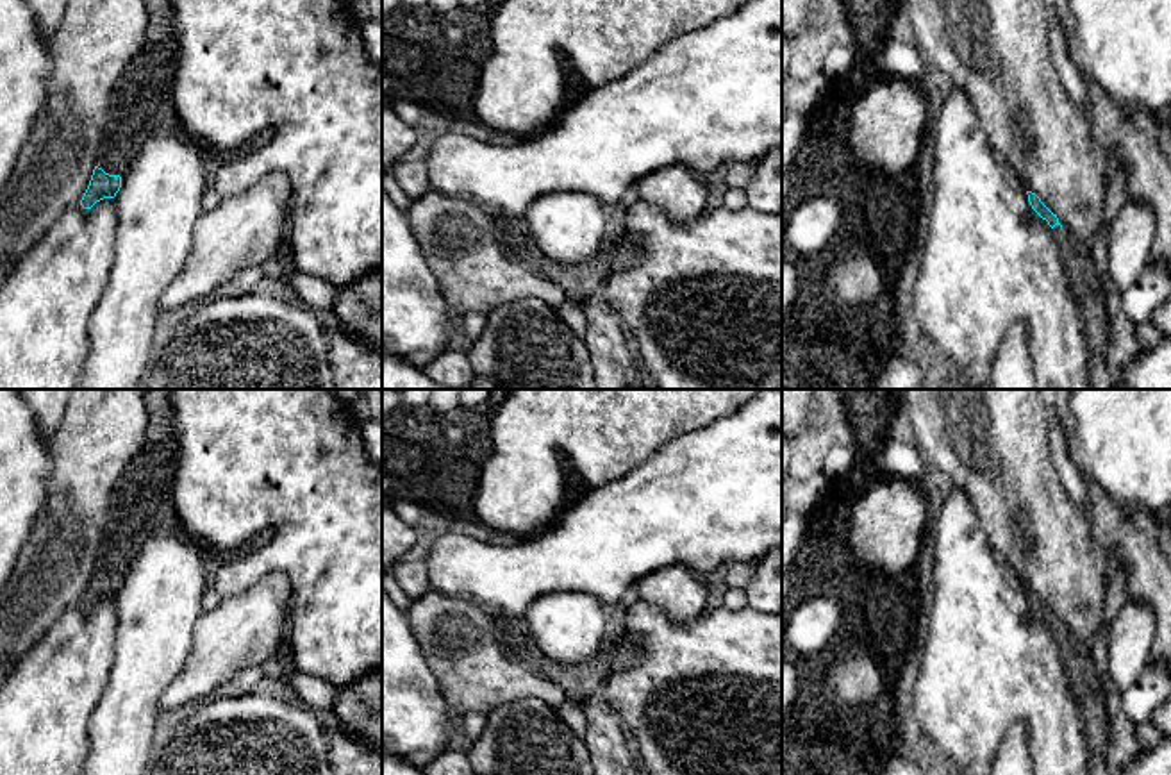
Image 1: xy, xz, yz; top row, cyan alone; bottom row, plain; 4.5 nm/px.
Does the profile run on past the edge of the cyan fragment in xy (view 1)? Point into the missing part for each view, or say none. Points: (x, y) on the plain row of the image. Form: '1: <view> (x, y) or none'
1: xy (143, 500)

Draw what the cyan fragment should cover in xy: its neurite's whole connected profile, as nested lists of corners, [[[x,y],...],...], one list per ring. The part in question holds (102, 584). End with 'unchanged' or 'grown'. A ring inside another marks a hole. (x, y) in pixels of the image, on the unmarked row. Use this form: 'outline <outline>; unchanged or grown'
outline [[[145,389],[145,404],[146,441],[116,486],[96,566],[80,600],[84,609],[116,596],[121,575],[146,536],[180,532],[173,507],[173,479],[180,448],[173,429],[170,389]]]; grown

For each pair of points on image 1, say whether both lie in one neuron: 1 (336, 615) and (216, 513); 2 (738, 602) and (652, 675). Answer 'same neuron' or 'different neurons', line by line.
1: same neuron
2: different neurons

